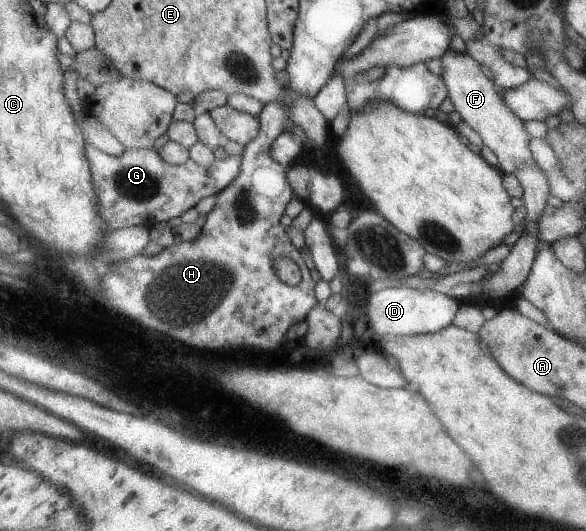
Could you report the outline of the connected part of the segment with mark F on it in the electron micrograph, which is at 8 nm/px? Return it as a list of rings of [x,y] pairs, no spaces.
[[[451,48],[441,56],[440,60],[441,64],[443,64],[442,80],[445,82],[448,97],[455,104],[455,112],[458,112],[461,120],[479,134],[481,139],[483,139],[484,146],[487,146],[489,150],[493,150],[493,154],[498,159],[497,168],[504,173],[514,174],[519,166],[525,166],[525,164],[531,166],[531,164],[535,164],[533,152],[531,152],[531,148],[529,147],[531,136],[525,130],[525,121],[518,118],[517,114],[513,114],[507,102],[497,92],[495,82],[491,78],[487,78],[483,70],[481,70],[481,64],[468,53],[461,54],[461,52],[455,52]]]

